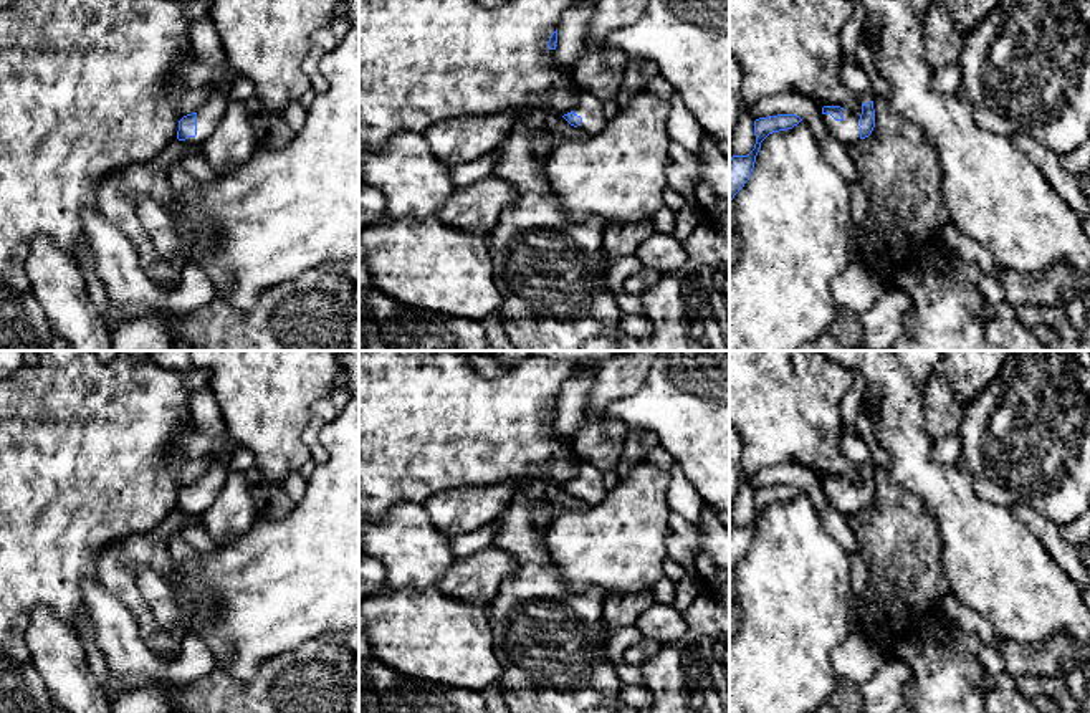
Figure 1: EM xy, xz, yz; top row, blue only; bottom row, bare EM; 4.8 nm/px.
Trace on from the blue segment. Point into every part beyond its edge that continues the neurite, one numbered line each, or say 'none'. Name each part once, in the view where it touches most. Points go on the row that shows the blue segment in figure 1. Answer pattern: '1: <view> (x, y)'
1: xy (212, 111)

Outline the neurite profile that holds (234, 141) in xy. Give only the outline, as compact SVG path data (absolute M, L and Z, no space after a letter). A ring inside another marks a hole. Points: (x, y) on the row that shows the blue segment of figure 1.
M228 98L223 117L202 144L208 164L220 174L230 164L245 162L256 146L258 134L250 122L245 103Z

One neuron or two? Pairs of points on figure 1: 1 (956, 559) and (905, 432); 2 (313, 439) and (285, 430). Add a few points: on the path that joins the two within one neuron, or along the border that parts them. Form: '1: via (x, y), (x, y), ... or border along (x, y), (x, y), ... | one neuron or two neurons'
1: via (956, 528), (956, 508), (912, 464) | one neuron
2: border along (318, 401), (310, 411), (301, 435), (310, 459) | two neurons

